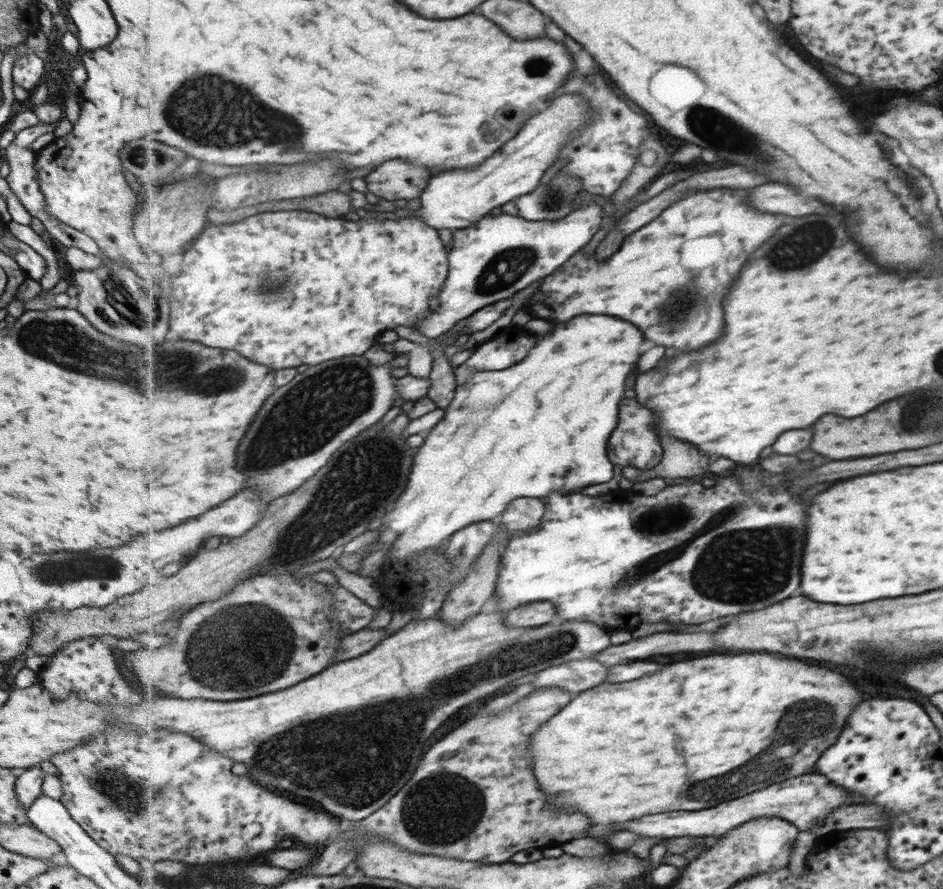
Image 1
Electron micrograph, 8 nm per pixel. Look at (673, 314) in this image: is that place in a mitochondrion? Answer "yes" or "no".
yes

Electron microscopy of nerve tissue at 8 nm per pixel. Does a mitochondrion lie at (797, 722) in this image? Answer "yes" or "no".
yes

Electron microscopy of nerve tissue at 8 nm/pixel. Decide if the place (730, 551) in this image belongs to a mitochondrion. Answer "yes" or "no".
yes

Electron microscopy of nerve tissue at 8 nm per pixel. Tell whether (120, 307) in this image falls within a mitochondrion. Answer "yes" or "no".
yes

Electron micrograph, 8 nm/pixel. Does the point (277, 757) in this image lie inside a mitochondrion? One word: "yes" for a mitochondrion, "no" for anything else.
yes

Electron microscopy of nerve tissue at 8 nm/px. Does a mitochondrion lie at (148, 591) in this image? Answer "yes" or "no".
no

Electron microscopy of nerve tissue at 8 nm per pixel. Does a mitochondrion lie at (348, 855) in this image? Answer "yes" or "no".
no

